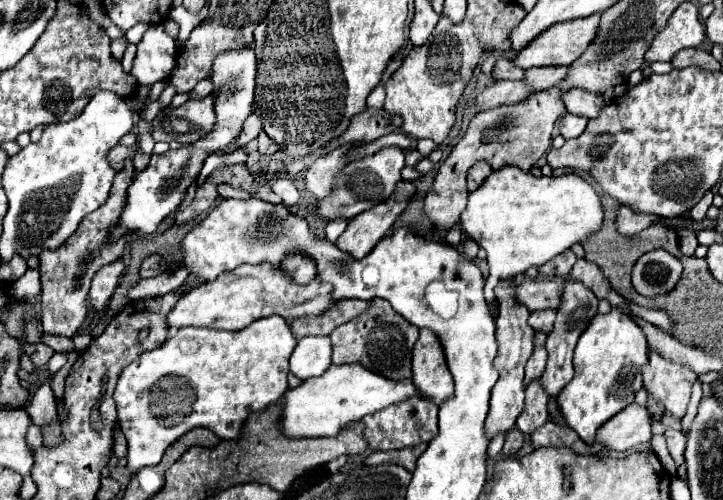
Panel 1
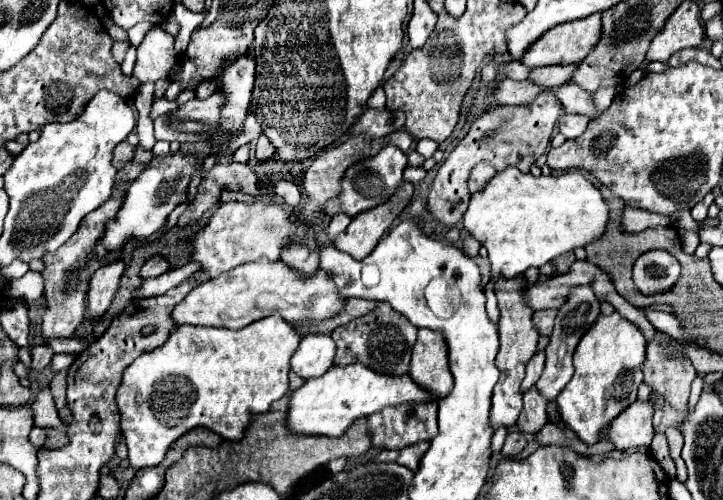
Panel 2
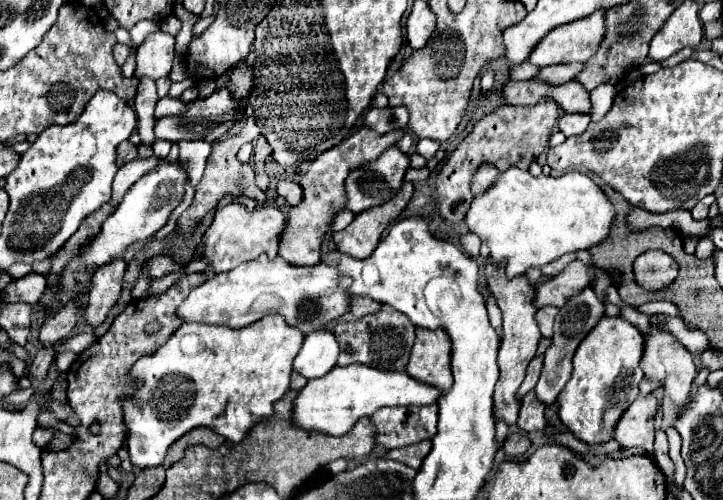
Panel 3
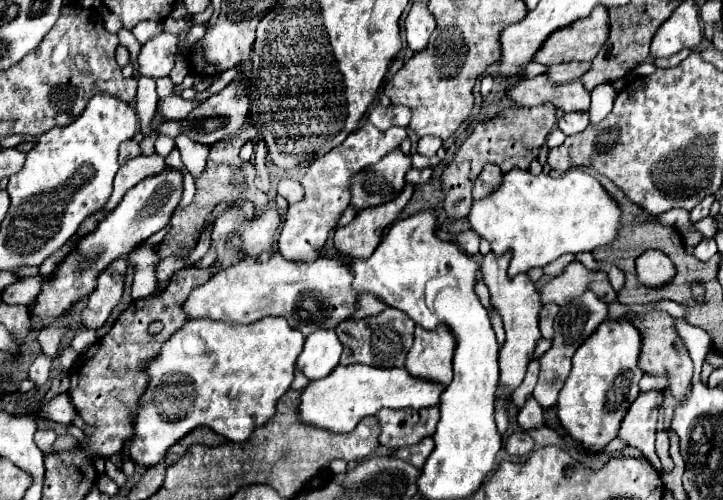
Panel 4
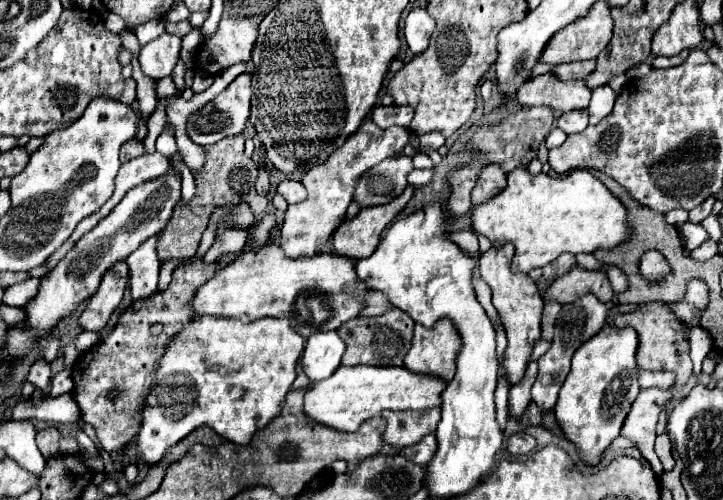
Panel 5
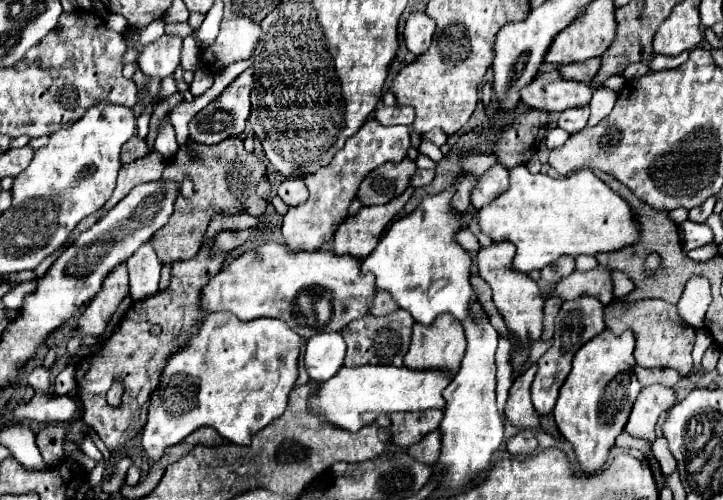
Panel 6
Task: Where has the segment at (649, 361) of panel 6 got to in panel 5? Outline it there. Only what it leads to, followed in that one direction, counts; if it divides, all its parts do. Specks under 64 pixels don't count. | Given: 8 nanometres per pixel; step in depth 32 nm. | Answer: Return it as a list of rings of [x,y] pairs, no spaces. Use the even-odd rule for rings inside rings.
[[[648,302],[648,304],[640,304],[636,310],[632,312],[618,312],[616,306],[612,306],[608,310],[608,318],[606,322],[612,326],[616,324],[616,328],[626,328],[632,326],[638,334],[638,350],[636,350],[636,362],[638,368],[644,370],[672,370],[676,372],[676,384],[672,386],[672,392],[678,394],[684,384],[692,378],[692,360],[690,360],[690,344],[688,344],[688,336],[684,332],[684,324],[676,318],[676,314],[670,310],[670,306],[666,302]]]

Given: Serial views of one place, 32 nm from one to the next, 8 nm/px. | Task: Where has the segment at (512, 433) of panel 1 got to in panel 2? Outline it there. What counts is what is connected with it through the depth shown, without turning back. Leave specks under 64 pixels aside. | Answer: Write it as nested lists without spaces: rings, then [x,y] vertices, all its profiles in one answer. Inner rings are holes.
[[[514,430],[514,432],[510,432],[508,436],[506,436],[506,442],[504,442],[504,448],[502,448],[502,454],[504,456],[516,456],[516,454],[520,454],[524,448],[526,448],[526,438],[524,438],[524,434],[522,432],[518,432],[518,430]]]

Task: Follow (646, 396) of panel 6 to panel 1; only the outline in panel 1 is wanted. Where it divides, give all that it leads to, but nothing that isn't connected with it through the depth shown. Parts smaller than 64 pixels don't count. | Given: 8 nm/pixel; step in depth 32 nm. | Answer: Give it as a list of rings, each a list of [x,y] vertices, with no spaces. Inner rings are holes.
[[[630,404],[620,414],[616,414],[596,436],[596,444],[604,444],[606,450],[624,452],[652,438],[650,430],[650,410],[646,406]]]

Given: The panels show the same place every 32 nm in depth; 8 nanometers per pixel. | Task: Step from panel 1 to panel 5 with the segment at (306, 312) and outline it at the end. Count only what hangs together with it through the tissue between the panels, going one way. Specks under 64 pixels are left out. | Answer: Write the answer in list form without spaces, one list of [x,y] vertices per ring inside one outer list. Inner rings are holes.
[[[270,242],[256,252],[240,254],[228,266],[220,268],[212,280],[198,288],[192,306],[200,316],[232,316],[242,322],[254,322],[266,316],[286,318],[300,336],[308,338],[318,328],[326,332],[338,330],[340,324],[360,316],[368,290],[356,276],[354,258],[324,252],[288,258],[280,244]]]

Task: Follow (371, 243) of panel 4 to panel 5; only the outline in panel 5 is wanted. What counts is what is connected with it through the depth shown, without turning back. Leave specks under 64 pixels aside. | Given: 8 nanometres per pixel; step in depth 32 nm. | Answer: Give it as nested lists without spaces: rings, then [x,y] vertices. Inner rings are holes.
[[[408,186],[396,200],[384,206],[362,208],[356,218],[342,222],[334,232],[334,250],[336,254],[346,254],[354,260],[368,258],[382,236],[382,230],[396,218],[396,214],[406,206],[414,188]]]

